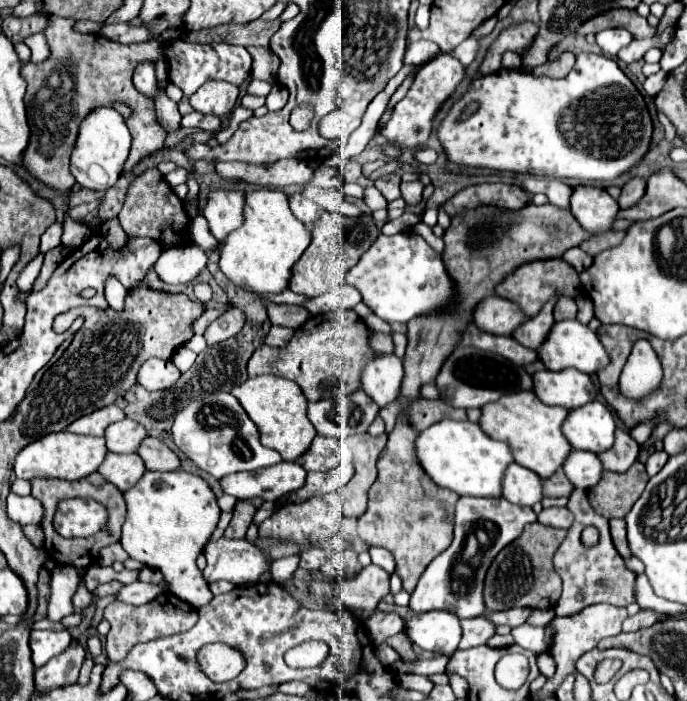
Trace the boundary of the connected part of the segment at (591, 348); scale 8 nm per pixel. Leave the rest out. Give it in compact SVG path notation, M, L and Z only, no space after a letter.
M564 320L564 322L556 322L556 326L550 330L546 342L542 344L542 348L538 350L538 358L546 364L548 370L564 370L564 368L578 368L586 374L594 374L598 370L602 370L604 366L608 366L610 358L608 352L604 352L602 342L598 340L596 332L592 332L586 324L578 322L578 320Z

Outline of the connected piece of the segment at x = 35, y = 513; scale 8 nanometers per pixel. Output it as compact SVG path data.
M10 492L8 494L8 518L12 518L12 522L20 522L20 526L22 524L40 526L42 518L44 518L44 506L32 494L16 496Z

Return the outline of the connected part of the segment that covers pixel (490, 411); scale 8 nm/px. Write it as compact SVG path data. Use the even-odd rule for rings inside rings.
M518 392L500 398L500 402L484 406L480 426L490 438L510 442L514 460L520 466L534 470L540 478L546 480L564 466L568 454L572 452L570 442L562 434L562 424L566 420L566 414L568 410L564 410L562 406L548 406L540 402L540 398L536 398L534 392Z

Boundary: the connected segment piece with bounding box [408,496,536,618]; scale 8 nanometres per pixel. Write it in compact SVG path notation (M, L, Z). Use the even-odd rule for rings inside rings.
M462 496L456 502L454 510L454 540L452 544L428 564L416 590L410 596L408 608L412 612L428 612L428 610L450 610L460 618L476 618L486 612L484 606L484 578L492 558L516 540L528 522L534 522L536 514L532 508L514 506L504 498L472 498ZM496 532L496 542L492 534Z

